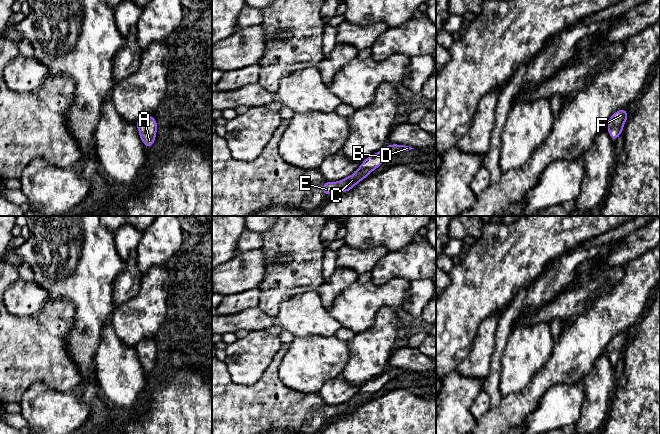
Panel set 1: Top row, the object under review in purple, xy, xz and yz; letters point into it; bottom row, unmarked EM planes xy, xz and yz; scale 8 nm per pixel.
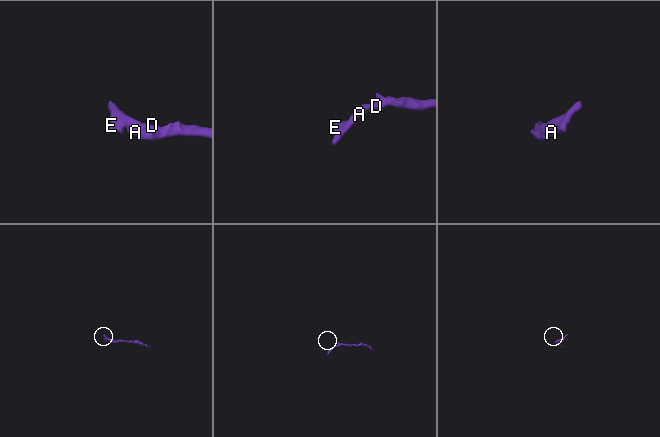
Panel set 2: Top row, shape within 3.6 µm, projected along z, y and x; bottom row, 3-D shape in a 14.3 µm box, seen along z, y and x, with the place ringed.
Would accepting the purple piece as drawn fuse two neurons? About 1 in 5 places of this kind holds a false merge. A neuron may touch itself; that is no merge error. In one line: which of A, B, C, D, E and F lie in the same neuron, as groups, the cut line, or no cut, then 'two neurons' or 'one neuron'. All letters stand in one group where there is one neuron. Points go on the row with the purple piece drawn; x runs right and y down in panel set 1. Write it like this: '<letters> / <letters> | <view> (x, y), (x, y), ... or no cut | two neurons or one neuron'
A B C D E F | no cut | one neuron

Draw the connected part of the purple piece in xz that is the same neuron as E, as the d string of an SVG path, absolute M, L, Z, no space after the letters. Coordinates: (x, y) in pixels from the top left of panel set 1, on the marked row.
M389 144L381 151L367 157L351 176L337 182L325 181L322 186L322 193L327 196L334 192L348 192L361 180L368 177L373 170L381 166L389 156L411 149L414 148L400 144Z

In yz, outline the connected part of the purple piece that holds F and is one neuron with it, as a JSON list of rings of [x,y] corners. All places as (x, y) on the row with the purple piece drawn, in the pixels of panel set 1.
[[[622,108],[612,114],[612,116],[607,120],[606,129],[610,133],[611,140],[615,142],[617,138],[622,134],[624,124],[629,117],[626,108]]]

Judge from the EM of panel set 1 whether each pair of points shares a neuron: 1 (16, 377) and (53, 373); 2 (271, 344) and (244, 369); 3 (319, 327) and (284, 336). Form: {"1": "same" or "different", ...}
{"1": "same", "2": "same", "3": "different"}

